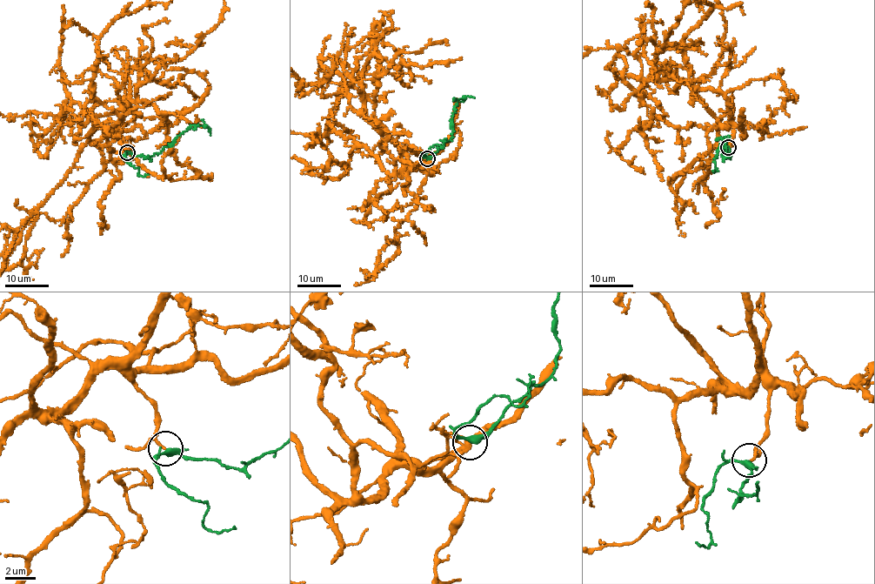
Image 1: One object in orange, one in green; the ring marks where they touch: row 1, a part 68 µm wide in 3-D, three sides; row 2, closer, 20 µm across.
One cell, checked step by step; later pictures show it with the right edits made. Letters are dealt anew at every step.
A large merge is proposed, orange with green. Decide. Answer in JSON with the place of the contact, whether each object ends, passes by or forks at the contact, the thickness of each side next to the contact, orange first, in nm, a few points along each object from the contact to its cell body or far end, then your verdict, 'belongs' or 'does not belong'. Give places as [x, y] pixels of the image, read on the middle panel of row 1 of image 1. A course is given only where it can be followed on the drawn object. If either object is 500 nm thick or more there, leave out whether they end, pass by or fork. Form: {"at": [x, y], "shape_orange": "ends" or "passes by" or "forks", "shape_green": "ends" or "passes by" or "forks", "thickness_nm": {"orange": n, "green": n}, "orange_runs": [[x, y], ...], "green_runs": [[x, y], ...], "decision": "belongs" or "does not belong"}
{"at": [427, 158], "shape_orange": "passes by", "shape_green": "forks", "thickness_nm": {"orange": 110, "green": 280}, "orange_runs": [[428, 158], [390, 176], [362, 220], [399, 178], [356, 138]], "green_runs": [[428, 158], [450, 140], [456, 104], [460, 98], [474, 98]], "decision": "belongs"}

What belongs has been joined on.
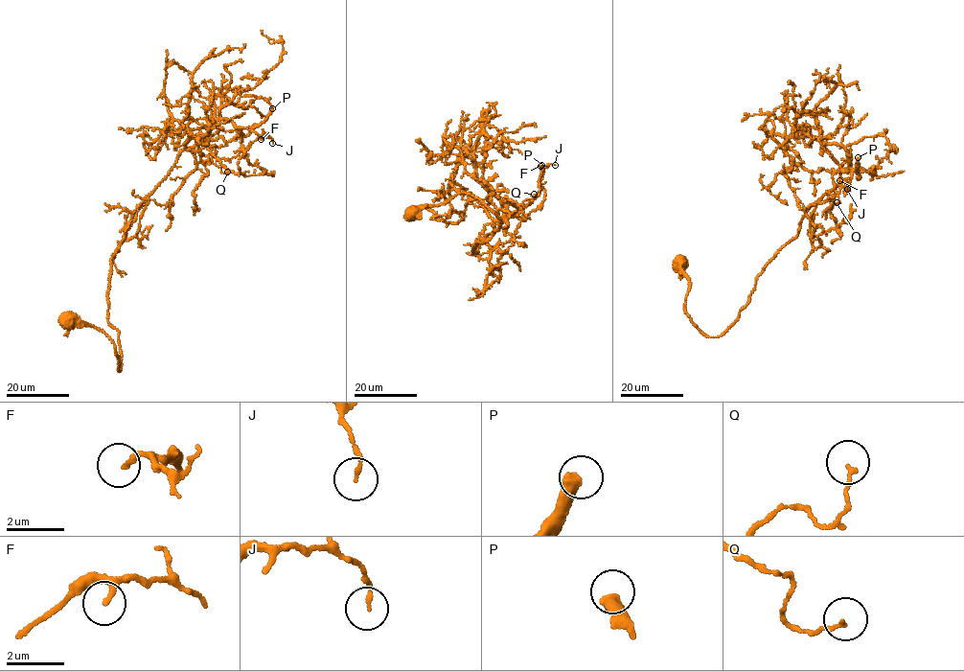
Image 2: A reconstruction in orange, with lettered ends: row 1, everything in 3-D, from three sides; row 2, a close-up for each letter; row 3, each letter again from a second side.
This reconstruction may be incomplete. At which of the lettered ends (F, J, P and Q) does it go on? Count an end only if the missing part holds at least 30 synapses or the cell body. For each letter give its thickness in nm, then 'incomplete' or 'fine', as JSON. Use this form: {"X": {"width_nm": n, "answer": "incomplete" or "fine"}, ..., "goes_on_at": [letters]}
{"F": {"width_nm": 180, "answer": "fine"}, "J": {"width_nm": 130, "answer": "fine"}, "P": {"width_nm": 500, "answer": "incomplete"}, "Q": {"width_nm": 120, "answer": "fine"}, "goes_on_at": ["P"]}

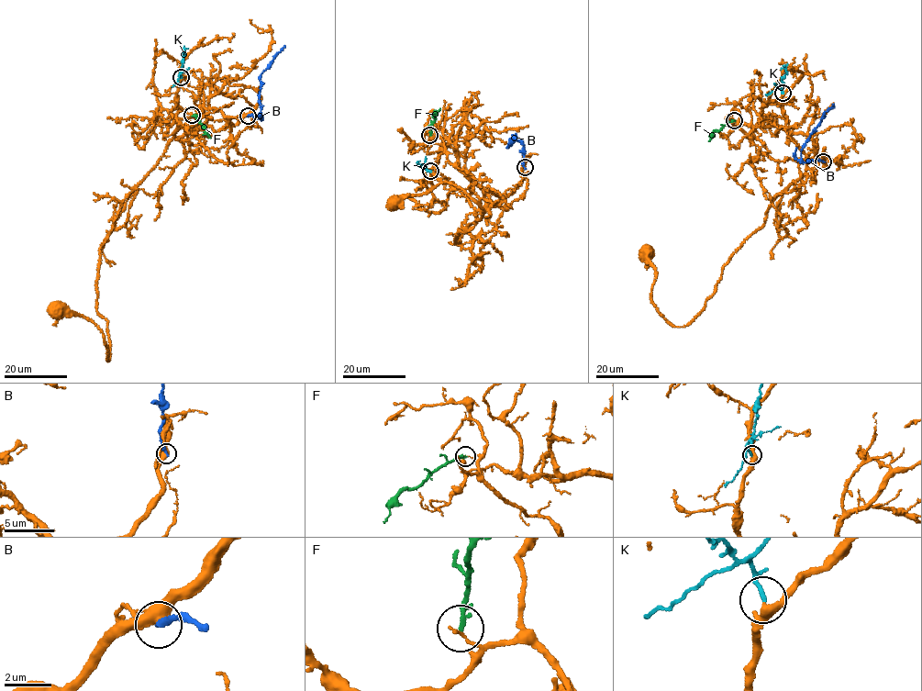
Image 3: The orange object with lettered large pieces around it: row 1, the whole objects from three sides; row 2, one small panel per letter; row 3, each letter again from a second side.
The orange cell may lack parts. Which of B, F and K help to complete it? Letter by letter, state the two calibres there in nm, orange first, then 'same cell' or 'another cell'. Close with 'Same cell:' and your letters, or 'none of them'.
B: 480 nm thick on the orange side, 300 nm on the other; another cell
F: 120 nm thick on the orange side, 140 nm on the other; another cell
K: 360 nm thick on the orange side, 170 nm on the other; same cell
Same cell: K

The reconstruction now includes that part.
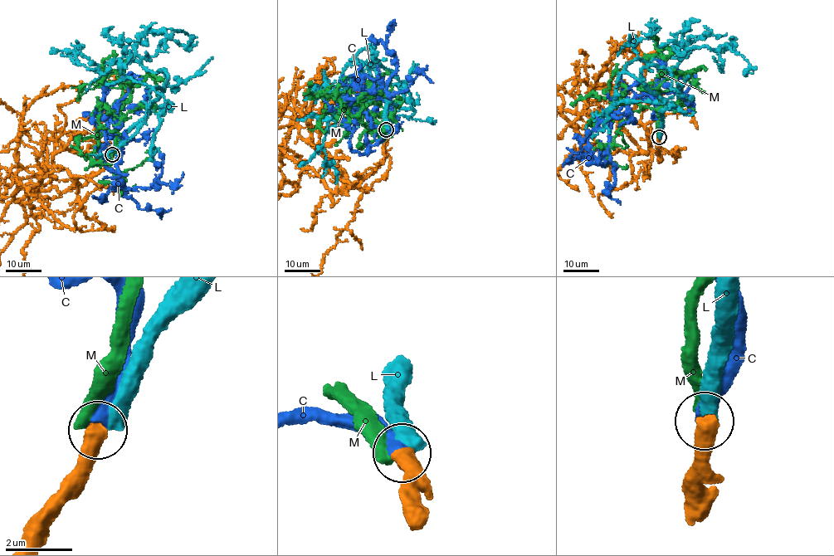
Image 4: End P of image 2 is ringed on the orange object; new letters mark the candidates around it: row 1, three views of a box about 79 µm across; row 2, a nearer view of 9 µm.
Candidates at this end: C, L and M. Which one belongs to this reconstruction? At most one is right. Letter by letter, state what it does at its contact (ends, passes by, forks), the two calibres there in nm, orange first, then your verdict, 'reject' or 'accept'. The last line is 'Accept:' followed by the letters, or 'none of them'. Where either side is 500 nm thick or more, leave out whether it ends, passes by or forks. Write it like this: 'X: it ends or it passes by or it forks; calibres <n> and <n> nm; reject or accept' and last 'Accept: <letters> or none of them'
C: calibres 550 and 460 nm; accept
L: calibres 500 and 400 nm; reject
M: calibres 550 and 400 nm; reject
Accept: C

